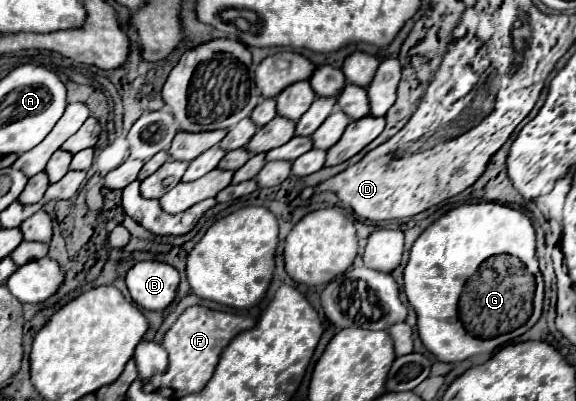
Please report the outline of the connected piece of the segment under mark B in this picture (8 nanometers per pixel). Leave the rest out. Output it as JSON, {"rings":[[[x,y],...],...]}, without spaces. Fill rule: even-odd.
{"rings":[[[140,261],[126,275],[128,291],[138,307],[160,311],[166,309],[178,291],[178,271],[162,261]]]}

